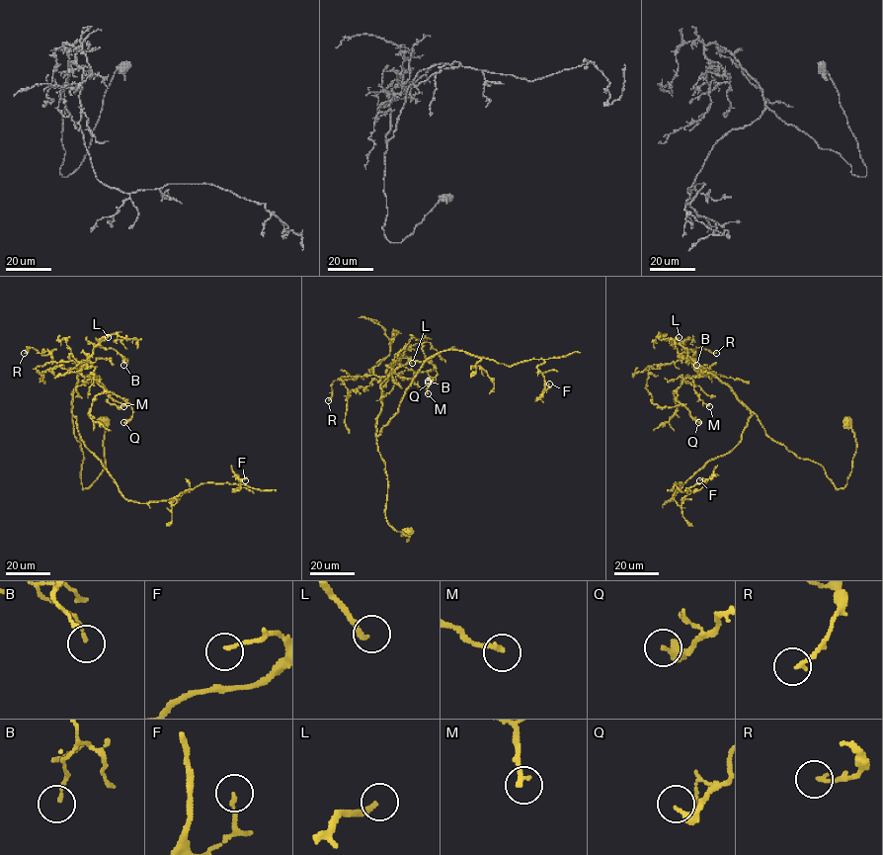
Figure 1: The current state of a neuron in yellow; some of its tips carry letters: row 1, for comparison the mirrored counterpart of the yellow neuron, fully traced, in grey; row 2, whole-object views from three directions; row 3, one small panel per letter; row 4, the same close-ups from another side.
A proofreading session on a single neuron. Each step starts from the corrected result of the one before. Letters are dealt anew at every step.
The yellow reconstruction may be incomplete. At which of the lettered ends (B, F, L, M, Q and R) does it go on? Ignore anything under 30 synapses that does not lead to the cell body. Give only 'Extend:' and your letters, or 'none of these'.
Extend: L, M

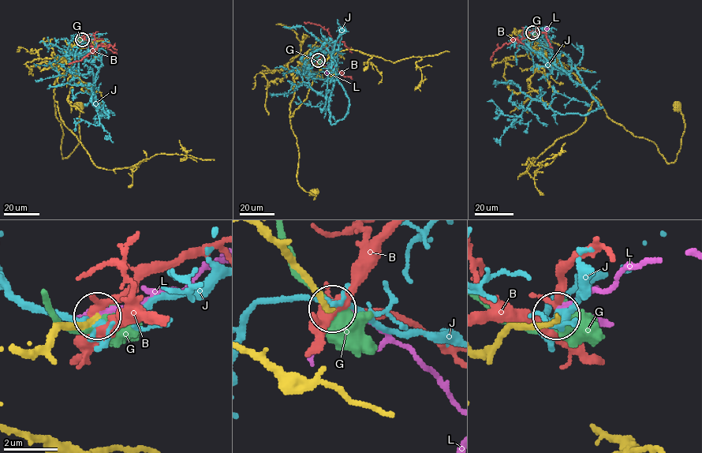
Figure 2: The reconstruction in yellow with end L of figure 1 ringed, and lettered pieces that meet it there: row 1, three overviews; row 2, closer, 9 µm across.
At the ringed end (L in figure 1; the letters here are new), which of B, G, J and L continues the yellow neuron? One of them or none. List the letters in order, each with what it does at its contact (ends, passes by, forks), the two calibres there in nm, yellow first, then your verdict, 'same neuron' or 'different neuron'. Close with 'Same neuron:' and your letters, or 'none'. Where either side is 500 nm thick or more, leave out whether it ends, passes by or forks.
B: it forks there; 240 nm thick on the yellow side, 360 nm on the other; different neuron
G: it passes by; 300 nm thick on the yellow side, 200 nm on the other; different neuron
J: it forks there; 260 nm thick on the yellow side, 170 nm on the other; different neuron
L: it passes by; 240 nm thick on the yellow side, 280 nm on the other; same neuron
Same neuron: L

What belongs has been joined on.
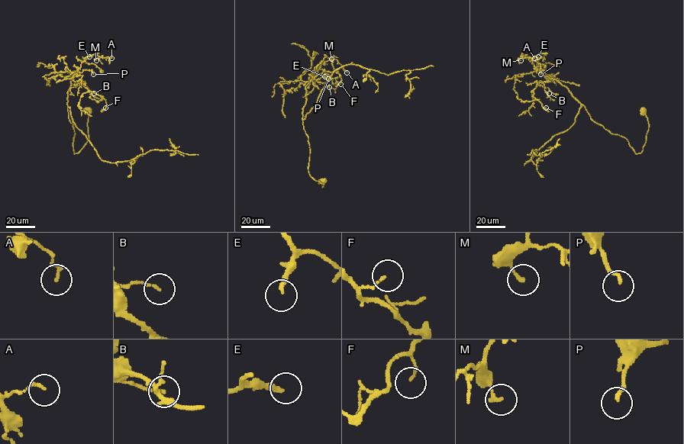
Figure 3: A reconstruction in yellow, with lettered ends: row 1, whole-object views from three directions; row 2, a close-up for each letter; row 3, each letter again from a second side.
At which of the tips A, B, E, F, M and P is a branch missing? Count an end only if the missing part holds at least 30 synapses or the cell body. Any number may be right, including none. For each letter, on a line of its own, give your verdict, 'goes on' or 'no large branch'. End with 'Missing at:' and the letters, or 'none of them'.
A: no large branch
B: no large branch
E: goes on
F: no large branch
M: no large branch
P: no large branch
Missing at: E

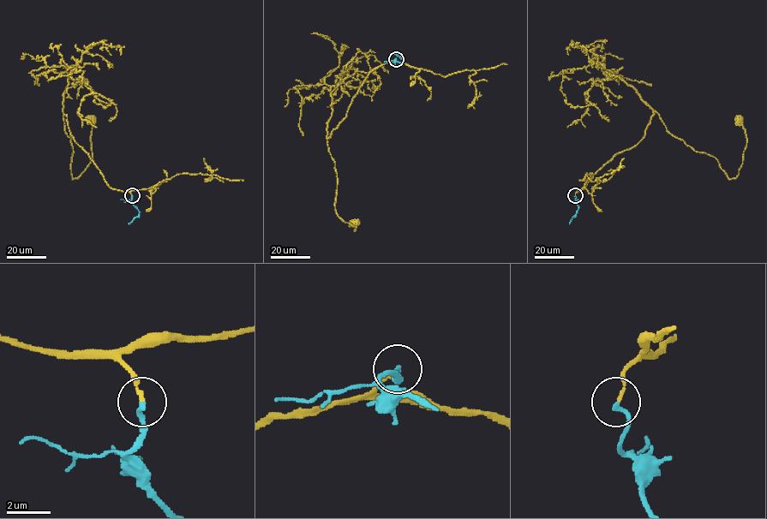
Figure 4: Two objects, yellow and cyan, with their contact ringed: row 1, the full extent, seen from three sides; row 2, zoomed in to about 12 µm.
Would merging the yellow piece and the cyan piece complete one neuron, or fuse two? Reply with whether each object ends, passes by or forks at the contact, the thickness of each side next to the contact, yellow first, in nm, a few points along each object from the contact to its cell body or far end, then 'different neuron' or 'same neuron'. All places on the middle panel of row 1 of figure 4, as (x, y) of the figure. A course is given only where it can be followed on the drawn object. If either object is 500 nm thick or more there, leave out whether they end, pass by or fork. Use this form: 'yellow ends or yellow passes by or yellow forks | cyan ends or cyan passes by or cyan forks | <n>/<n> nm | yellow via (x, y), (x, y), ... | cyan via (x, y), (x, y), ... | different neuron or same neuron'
yellow ends | cyan ends | 150/190 nm | yellow via (395, 59), (368, 74), (345, 116), (326, 138), (337, 174), (337, 214), (356, 227), (355, 230), (353, 224) | cyan via (395, 59), (400, 62), (403, 60), (392, 53) | same neuron

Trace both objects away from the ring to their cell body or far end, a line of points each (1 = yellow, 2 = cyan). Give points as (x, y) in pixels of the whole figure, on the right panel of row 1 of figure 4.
1: (575, 195), (616, 154), (642, 138), (654, 110), (670, 134), (714, 157), (734, 178), (746, 144), (740, 118)
2: (575, 195), (578, 208), (569, 223)

